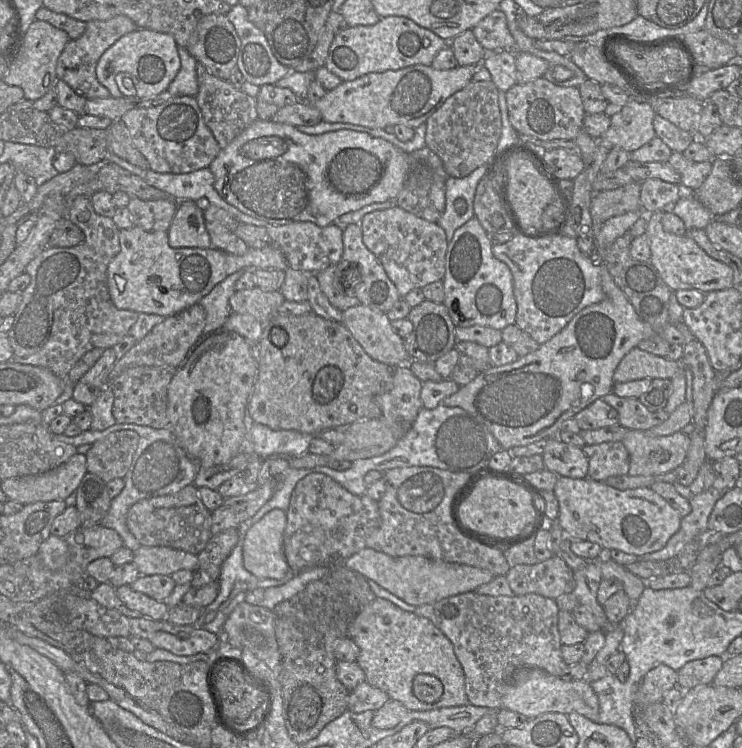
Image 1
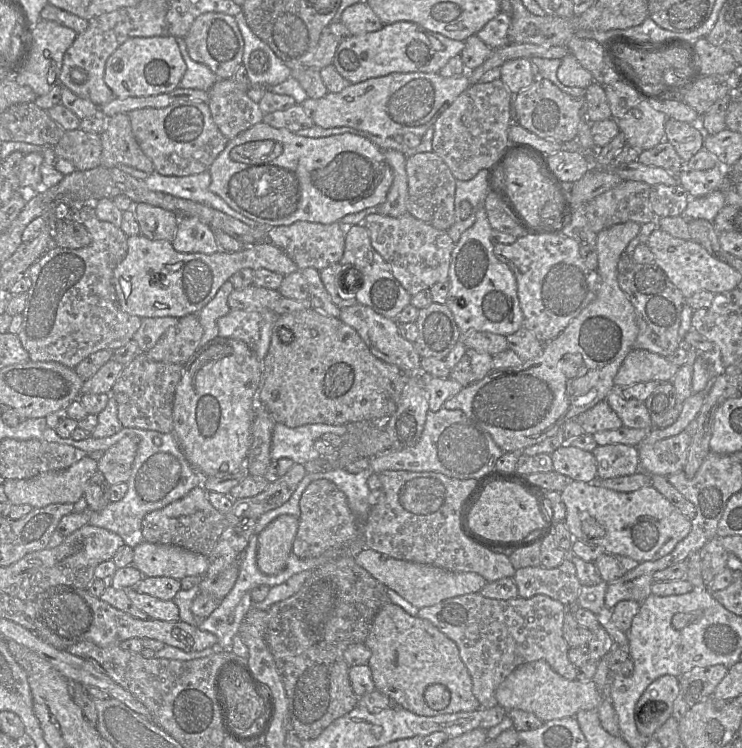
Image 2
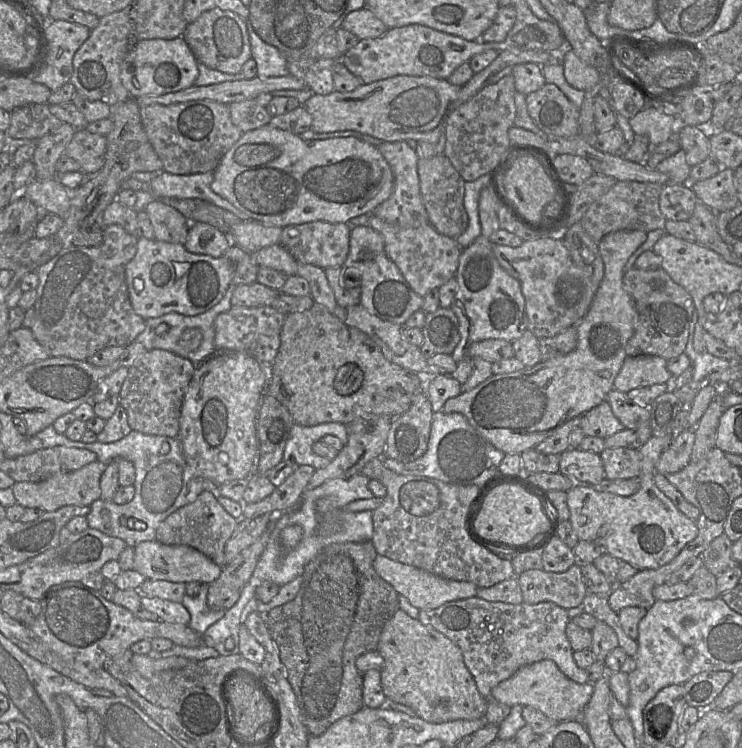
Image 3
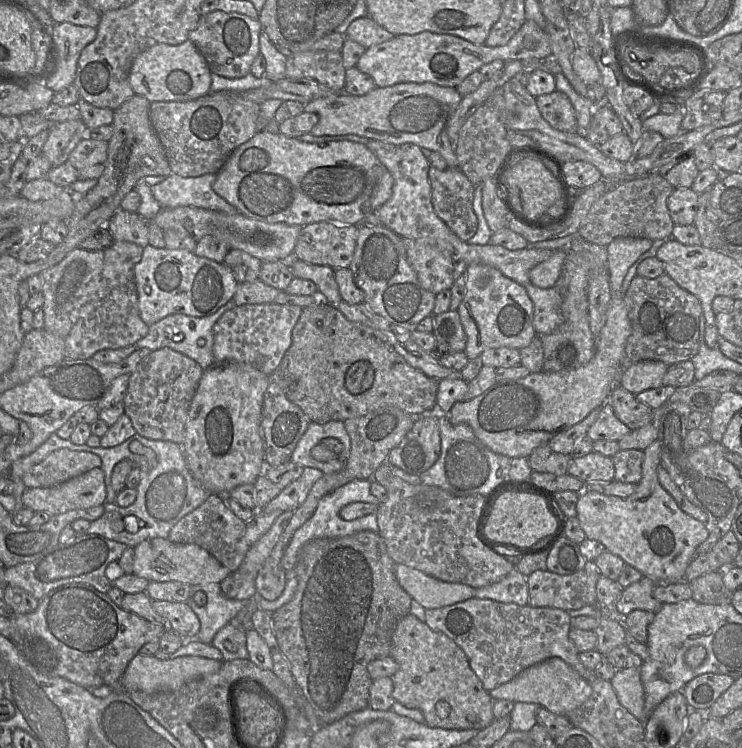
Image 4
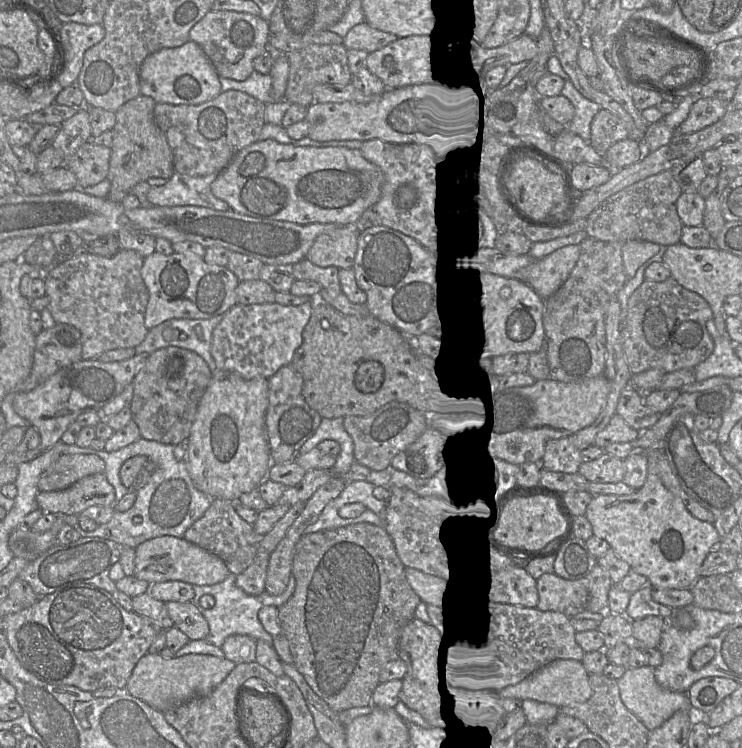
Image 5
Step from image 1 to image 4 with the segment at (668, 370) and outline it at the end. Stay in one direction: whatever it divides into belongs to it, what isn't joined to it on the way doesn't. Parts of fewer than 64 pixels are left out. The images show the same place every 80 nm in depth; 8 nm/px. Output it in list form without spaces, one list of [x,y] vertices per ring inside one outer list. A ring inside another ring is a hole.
[[[656,360],[631,364],[623,369],[618,386],[634,395],[661,387],[667,368],[665,363]]]

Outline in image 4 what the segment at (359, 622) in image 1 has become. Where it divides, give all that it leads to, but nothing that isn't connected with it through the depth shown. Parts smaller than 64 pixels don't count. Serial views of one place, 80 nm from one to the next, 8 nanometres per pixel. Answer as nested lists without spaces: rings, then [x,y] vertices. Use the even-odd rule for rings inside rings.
[[[409,613],[398,622],[392,636],[390,657],[398,664],[397,672],[390,677],[395,701],[419,710],[429,727],[482,730],[495,720],[495,700],[472,670],[464,651],[413,614]]]

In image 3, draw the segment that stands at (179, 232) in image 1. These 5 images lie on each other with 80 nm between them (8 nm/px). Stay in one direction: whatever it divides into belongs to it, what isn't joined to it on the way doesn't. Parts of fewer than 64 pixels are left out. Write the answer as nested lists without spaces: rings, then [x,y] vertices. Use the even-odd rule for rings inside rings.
[[[191,222],[184,247],[188,252],[222,257],[231,246],[227,233],[205,222]]]

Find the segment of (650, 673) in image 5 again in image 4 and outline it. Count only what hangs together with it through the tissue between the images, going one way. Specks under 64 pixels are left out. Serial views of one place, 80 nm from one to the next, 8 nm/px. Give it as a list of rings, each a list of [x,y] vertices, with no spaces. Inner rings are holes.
[[[622,668],[610,683],[619,703],[645,726],[645,692],[639,668]]]

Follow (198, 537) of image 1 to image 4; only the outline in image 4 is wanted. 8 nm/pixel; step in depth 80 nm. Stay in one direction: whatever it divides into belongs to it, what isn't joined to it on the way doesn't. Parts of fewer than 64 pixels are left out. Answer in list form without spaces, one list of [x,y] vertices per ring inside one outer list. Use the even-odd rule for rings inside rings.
[[[209,493],[207,499],[196,509],[179,520],[170,530],[168,539],[175,543],[196,544],[207,550],[232,573],[244,560],[249,546],[245,540],[246,522],[228,507],[223,495]]]

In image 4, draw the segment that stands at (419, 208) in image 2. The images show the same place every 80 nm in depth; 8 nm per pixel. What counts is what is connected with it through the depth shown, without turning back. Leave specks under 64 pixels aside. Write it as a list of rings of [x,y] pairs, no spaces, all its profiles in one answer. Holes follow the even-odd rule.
[[[430,166],[428,176],[435,213],[461,240],[468,241],[478,228],[473,211],[475,185],[454,167],[439,170]]]

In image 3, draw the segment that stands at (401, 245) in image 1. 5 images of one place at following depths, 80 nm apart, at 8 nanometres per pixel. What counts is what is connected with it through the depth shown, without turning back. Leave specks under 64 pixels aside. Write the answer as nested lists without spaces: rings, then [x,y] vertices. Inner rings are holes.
[[[374,214],[368,216],[367,225],[383,236],[385,253],[397,265],[409,286],[419,296],[425,296],[429,291],[438,289],[455,277],[463,248],[454,238],[437,232],[431,225],[415,228],[400,227]]]

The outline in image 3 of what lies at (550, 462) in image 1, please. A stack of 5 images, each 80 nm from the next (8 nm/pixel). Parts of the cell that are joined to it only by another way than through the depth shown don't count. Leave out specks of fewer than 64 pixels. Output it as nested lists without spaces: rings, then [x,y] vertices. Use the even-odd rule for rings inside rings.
[[[569,448],[560,454],[559,472],[576,484],[598,484],[606,478],[600,455],[581,449]]]

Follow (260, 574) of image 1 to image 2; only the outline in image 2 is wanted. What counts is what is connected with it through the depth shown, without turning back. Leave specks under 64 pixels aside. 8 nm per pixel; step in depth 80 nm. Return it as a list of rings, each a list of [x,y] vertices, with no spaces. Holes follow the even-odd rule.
[[[283,514],[257,534],[257,566],[266,575],[279,573],[291,553],[299,519]]]

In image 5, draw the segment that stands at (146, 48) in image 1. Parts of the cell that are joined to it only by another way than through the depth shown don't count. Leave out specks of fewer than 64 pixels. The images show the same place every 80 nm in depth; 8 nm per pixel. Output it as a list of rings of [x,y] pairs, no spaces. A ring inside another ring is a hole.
[[[192,41],[174,48],[163,48],[148,55],[139,70],[140,93],[149,96],[156,103],[173,105],[199,105],[218,96],[221,90],[219,76],[203,50]]]

